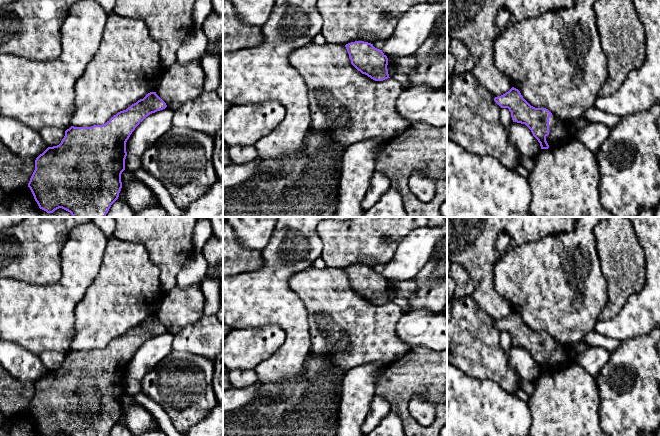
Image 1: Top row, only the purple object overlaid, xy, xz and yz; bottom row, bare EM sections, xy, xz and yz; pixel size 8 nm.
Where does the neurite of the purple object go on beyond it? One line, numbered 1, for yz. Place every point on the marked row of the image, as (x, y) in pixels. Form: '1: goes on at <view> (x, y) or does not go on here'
1: goes on at yz (560, 131)

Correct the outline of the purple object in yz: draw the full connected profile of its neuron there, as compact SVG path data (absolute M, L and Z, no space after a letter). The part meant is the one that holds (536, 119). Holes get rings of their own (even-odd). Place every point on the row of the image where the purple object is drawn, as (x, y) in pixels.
M512 87L505 94L495 97L501 108L508 108L513 122L525 124L540 143L541 149L554 148L575 139L577 132L590 122L582 119L558 120L546 108L531 106Z

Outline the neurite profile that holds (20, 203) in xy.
M28 186L5 194L0 204L0 217L73 217L70 212L59 208L47 213L39 208Z

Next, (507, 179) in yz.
M447 138L447 217L525 217L531 190L527 178L491 156L477 156Z

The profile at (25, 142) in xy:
M2 116L0 140L23 160L36 160L48 148L38 131L20 121Z

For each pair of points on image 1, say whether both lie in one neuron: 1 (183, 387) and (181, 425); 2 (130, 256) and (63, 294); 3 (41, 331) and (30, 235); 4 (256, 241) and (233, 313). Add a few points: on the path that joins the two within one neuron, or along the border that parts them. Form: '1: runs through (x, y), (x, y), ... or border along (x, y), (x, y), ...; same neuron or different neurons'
1: runs through (183, 396), (183, 416); same neuron
2: border along (104, 254), (96, 277), (82, 296); different neurons
3: border along (13, 278), (31, 284), (52, 284), (59, 279); different neurons
4: border along (273, 230), (269, 242), (260, 250); different neurons

